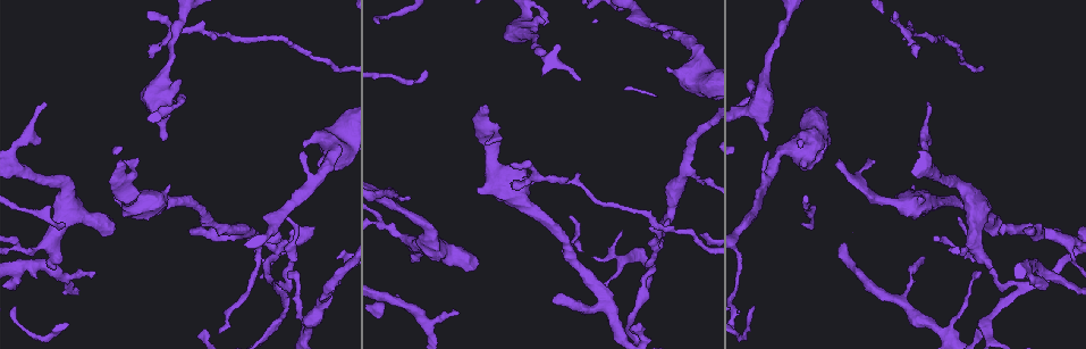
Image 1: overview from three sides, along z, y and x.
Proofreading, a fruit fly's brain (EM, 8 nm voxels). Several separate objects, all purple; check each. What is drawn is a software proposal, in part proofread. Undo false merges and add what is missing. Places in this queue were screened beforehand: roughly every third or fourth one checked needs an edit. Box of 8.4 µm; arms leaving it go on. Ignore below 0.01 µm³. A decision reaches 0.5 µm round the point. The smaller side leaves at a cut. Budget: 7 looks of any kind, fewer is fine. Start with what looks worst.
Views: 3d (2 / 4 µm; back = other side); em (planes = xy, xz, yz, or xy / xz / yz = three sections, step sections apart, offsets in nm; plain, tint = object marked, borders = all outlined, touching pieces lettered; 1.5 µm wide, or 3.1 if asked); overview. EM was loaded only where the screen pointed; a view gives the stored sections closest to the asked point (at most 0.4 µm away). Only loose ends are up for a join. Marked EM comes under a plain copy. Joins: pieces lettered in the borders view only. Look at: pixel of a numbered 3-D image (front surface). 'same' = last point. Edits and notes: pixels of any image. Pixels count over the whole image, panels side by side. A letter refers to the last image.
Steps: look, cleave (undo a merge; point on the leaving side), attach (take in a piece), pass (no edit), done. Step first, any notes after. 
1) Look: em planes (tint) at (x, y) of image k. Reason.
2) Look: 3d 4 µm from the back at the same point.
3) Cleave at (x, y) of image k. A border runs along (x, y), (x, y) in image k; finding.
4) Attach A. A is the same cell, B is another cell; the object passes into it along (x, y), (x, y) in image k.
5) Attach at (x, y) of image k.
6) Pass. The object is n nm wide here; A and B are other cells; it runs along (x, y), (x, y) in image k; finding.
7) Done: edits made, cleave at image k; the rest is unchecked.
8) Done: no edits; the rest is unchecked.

Look: em planes (borders) at (916, 58) of image 1. An open end.

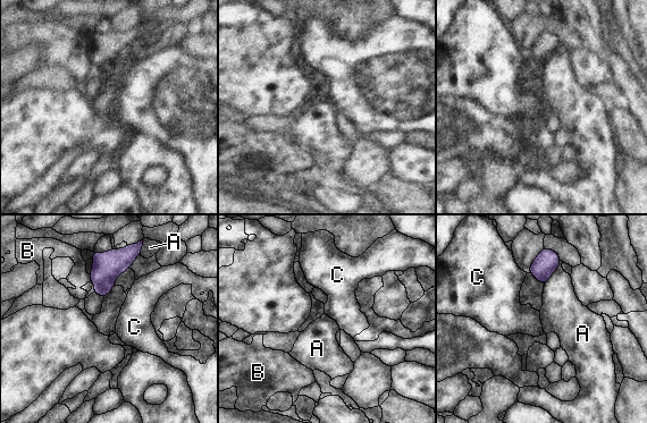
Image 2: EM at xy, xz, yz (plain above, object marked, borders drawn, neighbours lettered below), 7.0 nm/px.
Pass. A, B and C are other cells; none of them fits.

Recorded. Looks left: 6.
Look: em xy step 4 (tint) at (416, 258) of image 1. An open end.

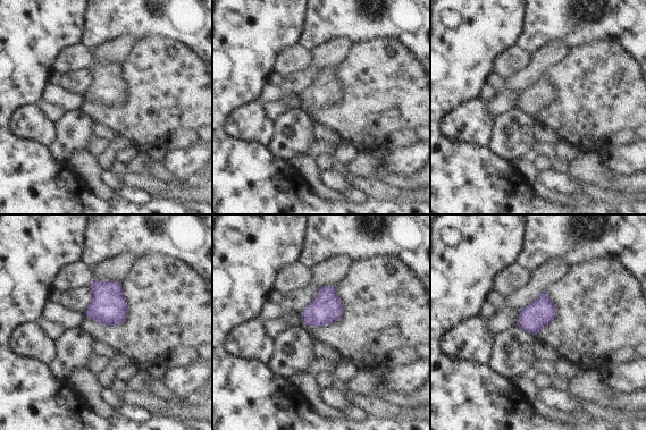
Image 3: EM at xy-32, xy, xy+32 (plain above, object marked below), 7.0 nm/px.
Look: em planes (borders) at the same point. Cut it another way.

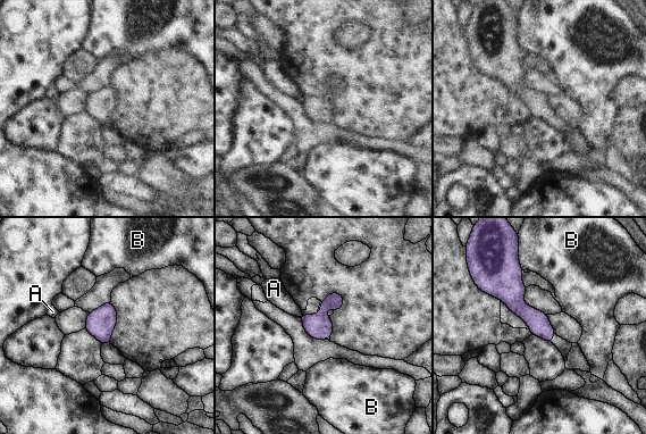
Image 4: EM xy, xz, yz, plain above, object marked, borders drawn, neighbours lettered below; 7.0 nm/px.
Pass. A and B are other cells; no lettered piece goes on from it.

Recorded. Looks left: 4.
Look: em xz step 8 (borders) at (639, 325) of image 1. An open end.

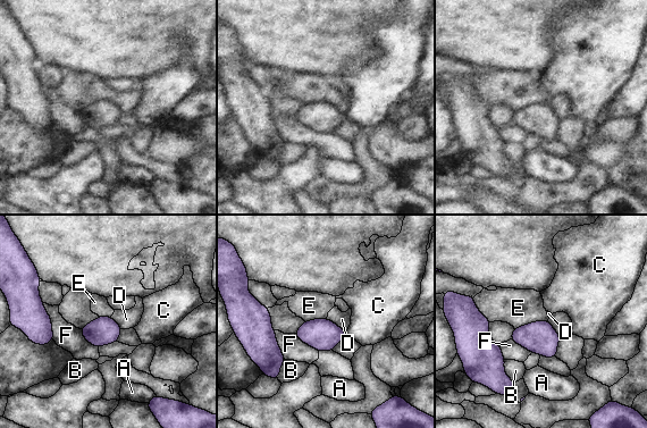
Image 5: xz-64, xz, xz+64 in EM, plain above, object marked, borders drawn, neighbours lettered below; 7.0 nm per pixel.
Look: em planes (borders) at the same point. Cut it another way.

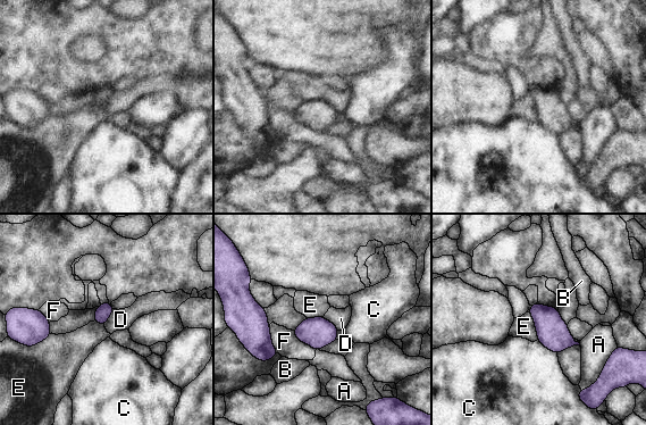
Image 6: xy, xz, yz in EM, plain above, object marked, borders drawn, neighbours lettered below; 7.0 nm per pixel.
Pass. A, B, C, D, E and F are other cells; none of them fits.

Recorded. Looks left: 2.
Done: no edits; the rest is unchecked.

